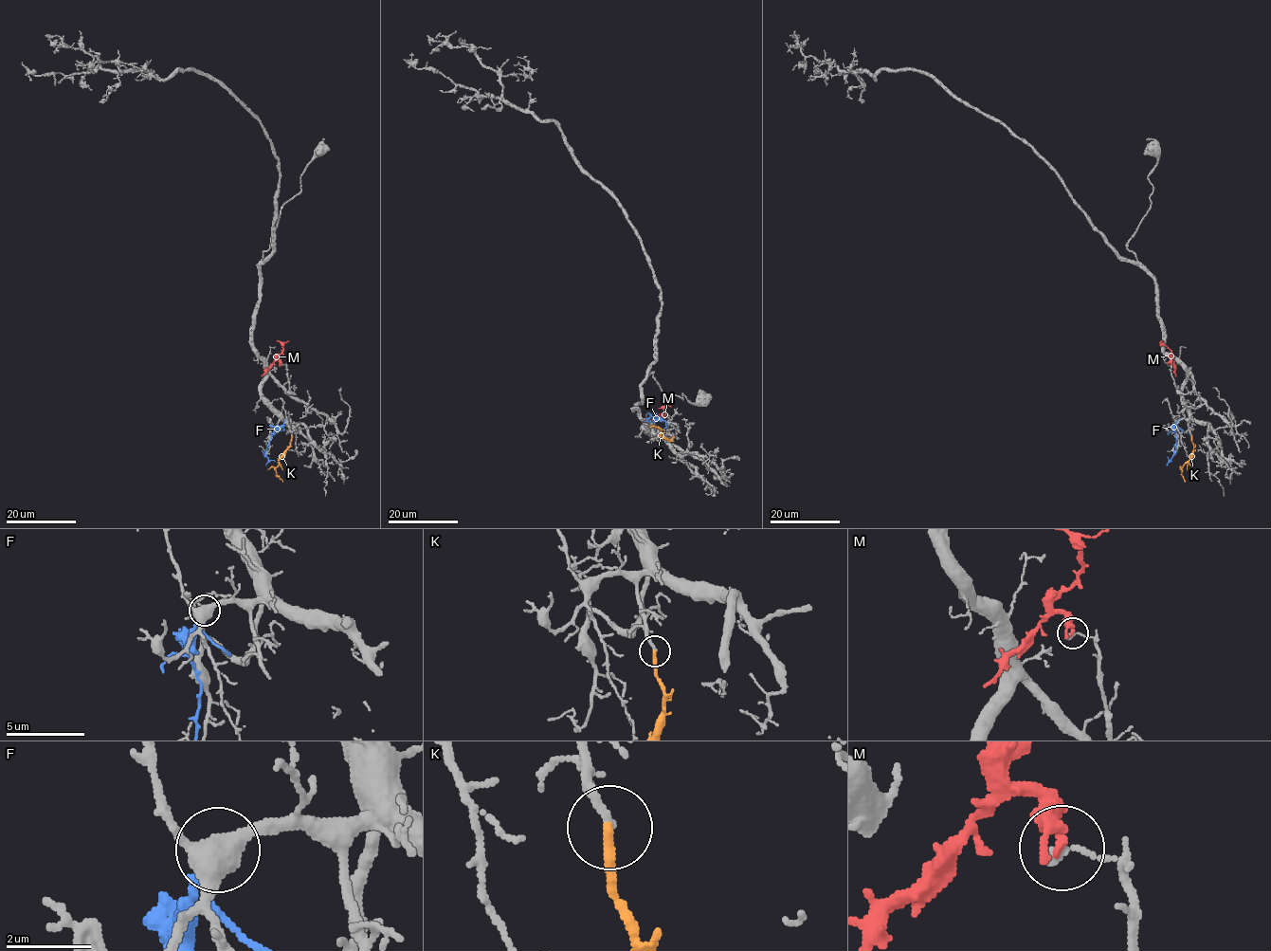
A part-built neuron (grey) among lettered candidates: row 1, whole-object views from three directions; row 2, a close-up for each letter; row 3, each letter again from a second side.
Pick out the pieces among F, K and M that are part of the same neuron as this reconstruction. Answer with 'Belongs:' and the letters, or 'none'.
Belongs: K

